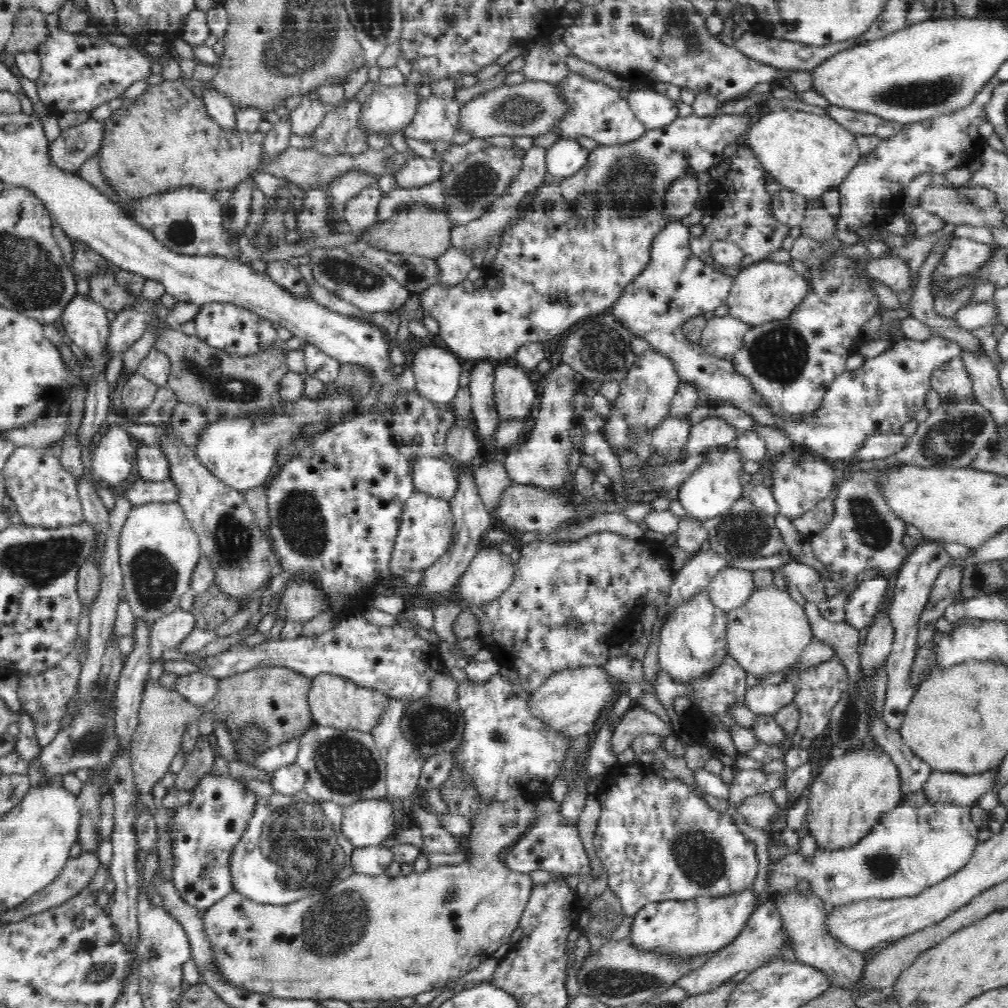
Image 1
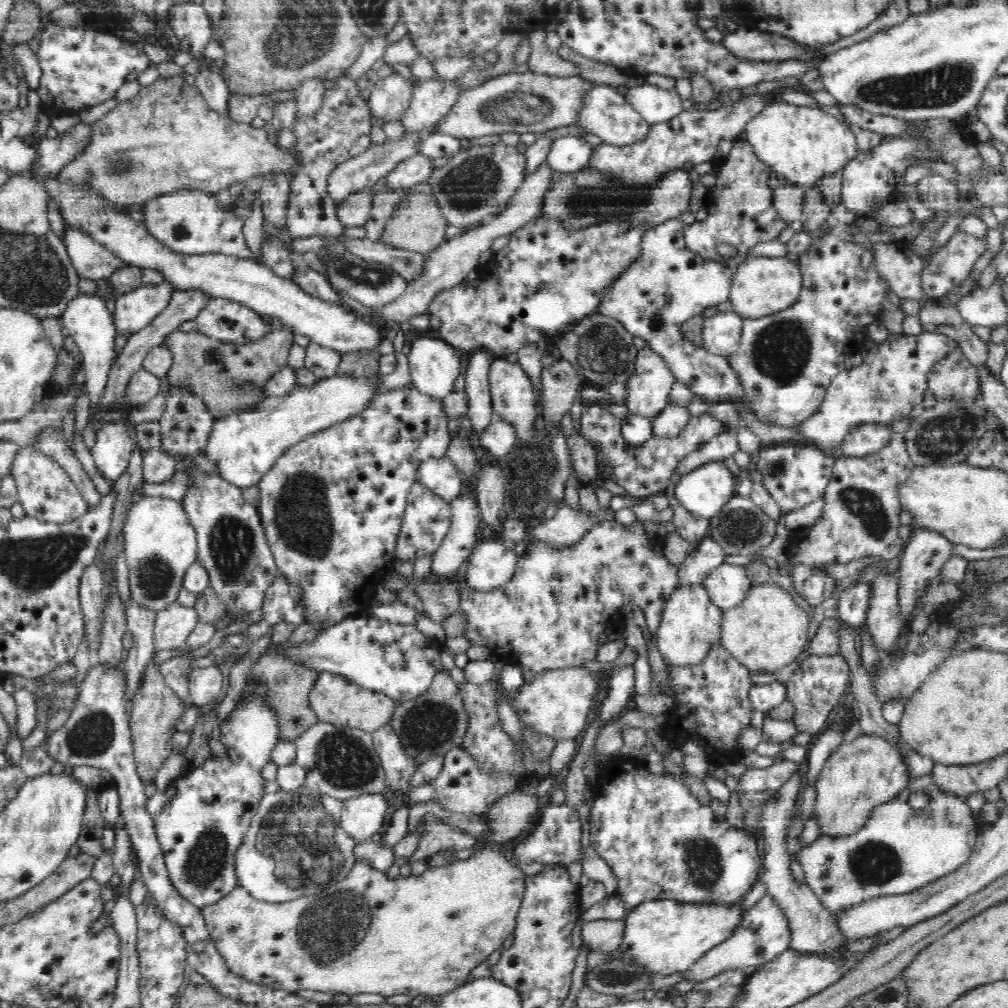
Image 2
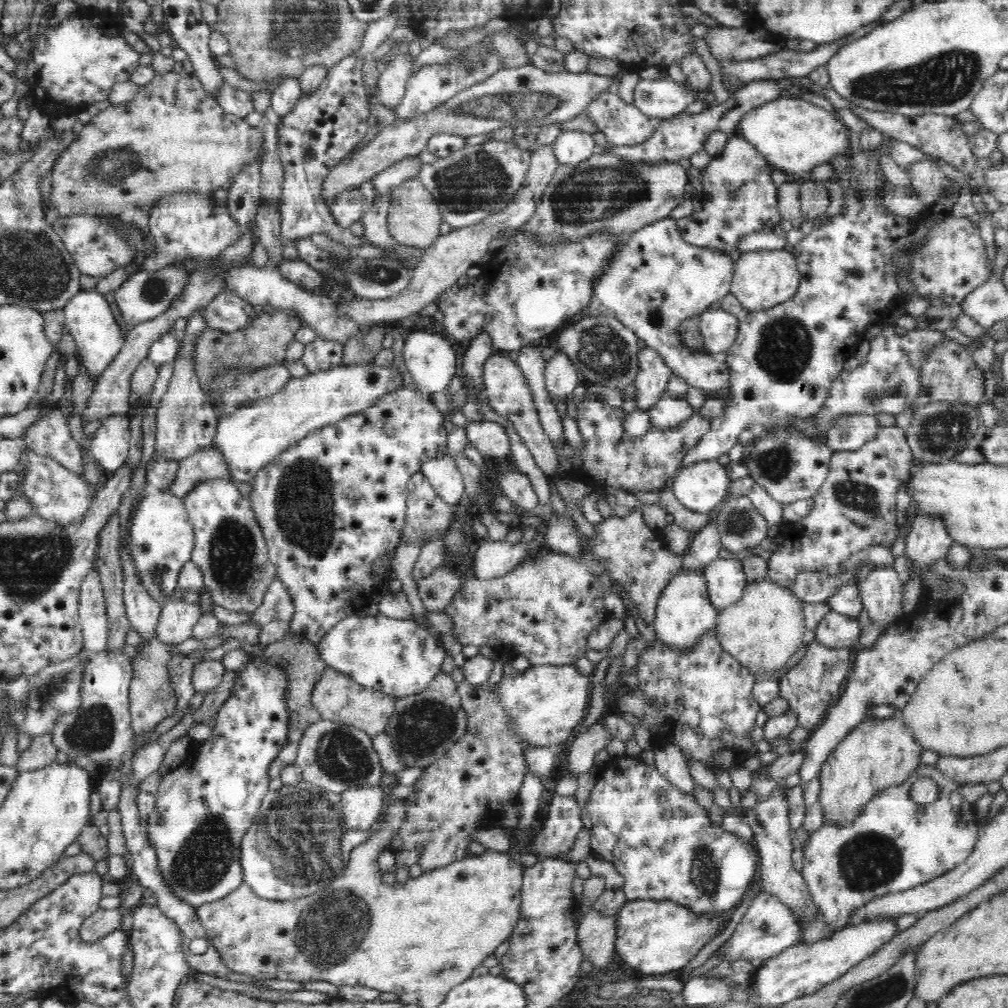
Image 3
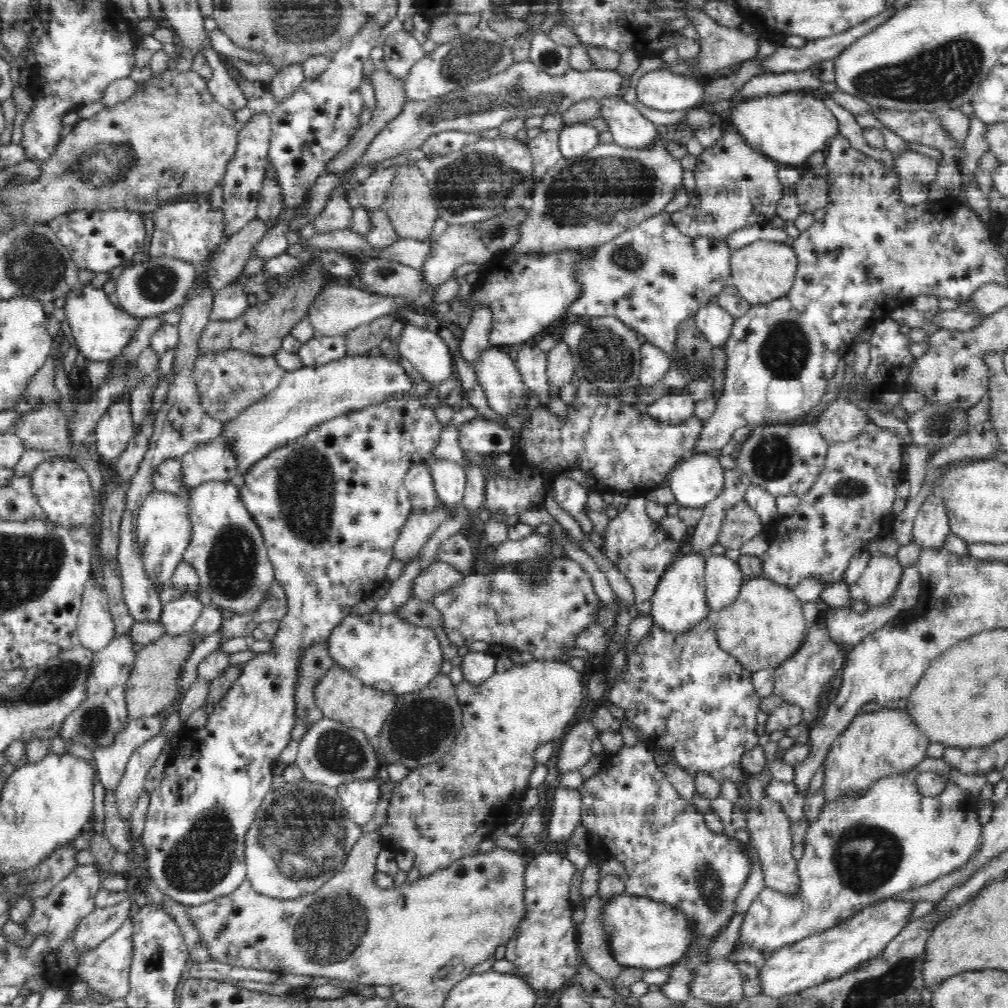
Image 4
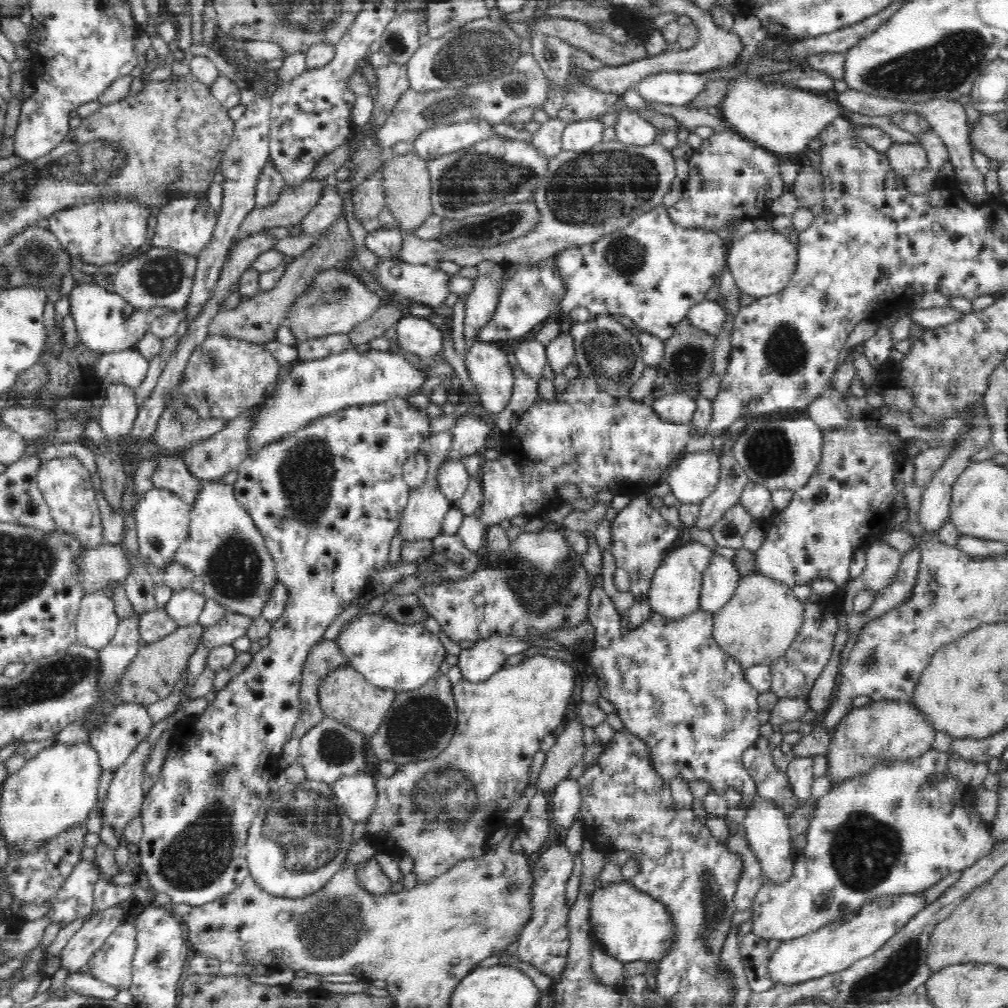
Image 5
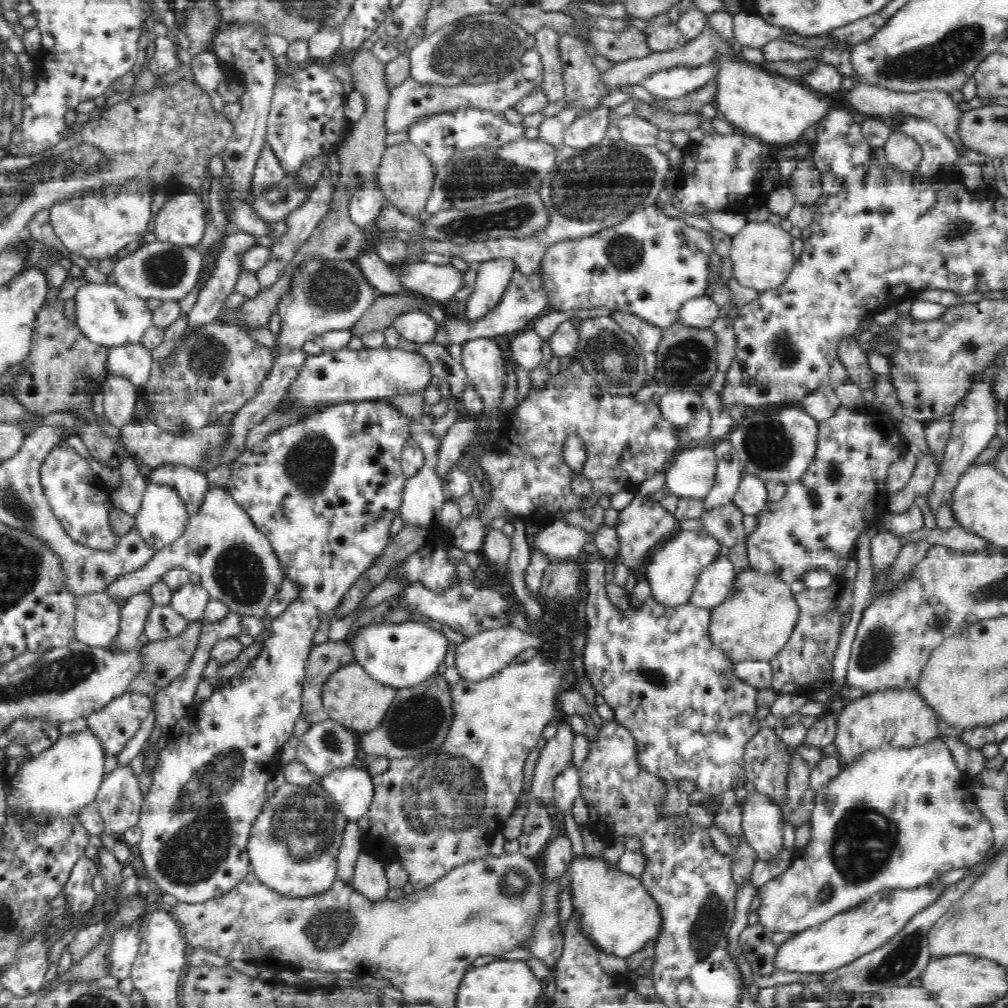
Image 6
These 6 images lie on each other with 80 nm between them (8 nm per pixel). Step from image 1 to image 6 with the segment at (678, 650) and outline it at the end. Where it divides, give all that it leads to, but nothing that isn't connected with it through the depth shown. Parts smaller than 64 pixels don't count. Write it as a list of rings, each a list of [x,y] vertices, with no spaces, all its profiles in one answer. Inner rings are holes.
[[[706,530],[701,532],[681,531],[668,541],[653,560],[649,562],[649,567],[645,580],[650,585],[652,601],[662,605],[662,609],[681,609],[684,605],[689,605],[693,600],[698,579],[701,572],[714,562],[719,555],[721,546],[710,538]]]

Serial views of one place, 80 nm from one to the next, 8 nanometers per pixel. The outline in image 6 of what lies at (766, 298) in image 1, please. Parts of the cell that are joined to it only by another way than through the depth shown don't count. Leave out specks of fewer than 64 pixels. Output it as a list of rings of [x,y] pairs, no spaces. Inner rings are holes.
[[[769,220],[764,222],[747,221],[742,232],[732,237],[729,259],[732,265],[731,276],[736,282],[756,292],[768,293],[777,289],[790,276],[797,258],[792,251],[792,235],[778,228]]]

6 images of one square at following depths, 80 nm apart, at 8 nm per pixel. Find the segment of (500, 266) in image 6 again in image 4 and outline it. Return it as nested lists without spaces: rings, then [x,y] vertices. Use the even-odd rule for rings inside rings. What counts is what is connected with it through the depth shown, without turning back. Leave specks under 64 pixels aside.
[[[482,309],[476,314],[476,320],[461,339],[461,354],[464,362],[478,370],[480,356],[490,350],[490,331],[492,313],[490,309]]]

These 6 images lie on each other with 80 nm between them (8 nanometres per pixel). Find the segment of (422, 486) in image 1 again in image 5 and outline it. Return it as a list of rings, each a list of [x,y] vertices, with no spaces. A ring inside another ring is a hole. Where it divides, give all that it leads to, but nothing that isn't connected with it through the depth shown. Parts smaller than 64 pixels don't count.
[[[446,459],[436,472],[436,483],[440,493],[453,505],[466,493],[470,476],[462,461]]]

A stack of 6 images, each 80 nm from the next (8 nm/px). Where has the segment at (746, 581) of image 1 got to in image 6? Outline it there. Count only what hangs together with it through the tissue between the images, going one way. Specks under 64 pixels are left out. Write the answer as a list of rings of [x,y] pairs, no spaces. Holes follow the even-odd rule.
[[[719,554],[701,572],[691,603],[708,610],[718,608],[732,594],[737,576],[734,563],[727,556]]]

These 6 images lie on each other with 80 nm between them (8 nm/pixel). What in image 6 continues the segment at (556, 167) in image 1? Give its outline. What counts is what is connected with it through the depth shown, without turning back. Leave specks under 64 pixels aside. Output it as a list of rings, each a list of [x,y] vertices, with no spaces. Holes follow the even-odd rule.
[[[610,108],[577,116],[564,131],[563,148],[588,150],[606,138]]]

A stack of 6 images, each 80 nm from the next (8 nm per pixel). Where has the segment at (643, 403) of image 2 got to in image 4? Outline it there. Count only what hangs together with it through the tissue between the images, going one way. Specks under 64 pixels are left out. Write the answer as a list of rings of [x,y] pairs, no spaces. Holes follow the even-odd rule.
[[[644,343],[640,350],[641,368],[639,371],[639,385],[648,392],[664,382],[666,374],[673,368],[673,363],[654,346]]]

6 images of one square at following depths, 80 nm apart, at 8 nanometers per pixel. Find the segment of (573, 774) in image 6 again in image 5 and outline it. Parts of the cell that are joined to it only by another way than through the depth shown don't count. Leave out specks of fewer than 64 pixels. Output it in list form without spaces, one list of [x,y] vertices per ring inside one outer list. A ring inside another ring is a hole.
[[[565,778],[553,787],[552,813],[552,835],[558,836],[560,840],[570,830],[570,827],[578,820],[581,811],[582,795],[575,780]]]

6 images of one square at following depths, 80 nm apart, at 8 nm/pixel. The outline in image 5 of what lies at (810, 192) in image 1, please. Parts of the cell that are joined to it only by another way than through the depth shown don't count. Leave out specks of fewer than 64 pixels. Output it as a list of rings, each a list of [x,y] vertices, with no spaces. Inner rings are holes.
[[[738,79],[731,84],[731,91],[725,96],[719,106],[729,126],[737,131],[746,141],[752,142],[772,154],[780,154],[786,158],[804,156],[814,140],[820,139],[822,132],[838,118],[845,115],[851,123],[861,126],[880,128],[890,136],[893,143],[923,146],[917,137],[896,128],[890,116],[864,116],[856,114],[830,101],[826,96],[816,95],[811,91],[791,89],[786,87],[764,87],[758,79]]]

